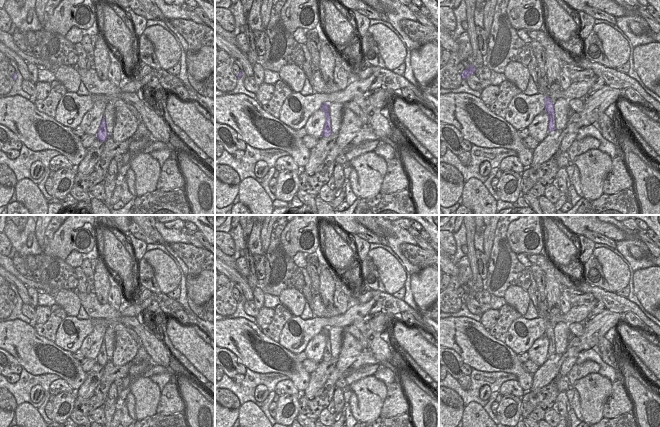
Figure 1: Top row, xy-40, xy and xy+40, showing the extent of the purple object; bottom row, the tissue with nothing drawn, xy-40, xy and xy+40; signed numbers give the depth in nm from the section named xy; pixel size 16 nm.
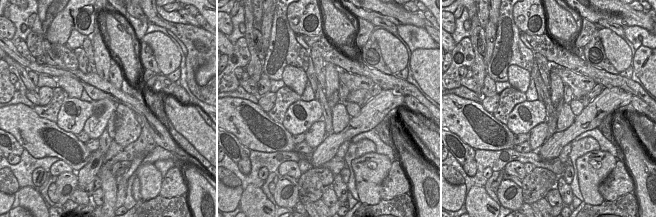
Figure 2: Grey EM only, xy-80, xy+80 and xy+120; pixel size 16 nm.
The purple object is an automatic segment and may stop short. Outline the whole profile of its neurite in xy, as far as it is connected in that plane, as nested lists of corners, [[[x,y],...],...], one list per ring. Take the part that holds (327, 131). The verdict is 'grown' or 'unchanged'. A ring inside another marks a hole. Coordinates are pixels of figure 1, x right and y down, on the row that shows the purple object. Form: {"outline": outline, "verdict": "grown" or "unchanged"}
{"outline": [[[323,103],[320,109],[325,112],[326,117],[322,137],[329,137],[332,133],[330,114],[329,114],[329,103]]], "verdict": "unchanged"}

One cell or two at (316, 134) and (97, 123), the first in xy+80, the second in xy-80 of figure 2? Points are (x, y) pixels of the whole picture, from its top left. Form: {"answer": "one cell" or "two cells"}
{"answer": "one cell"}

